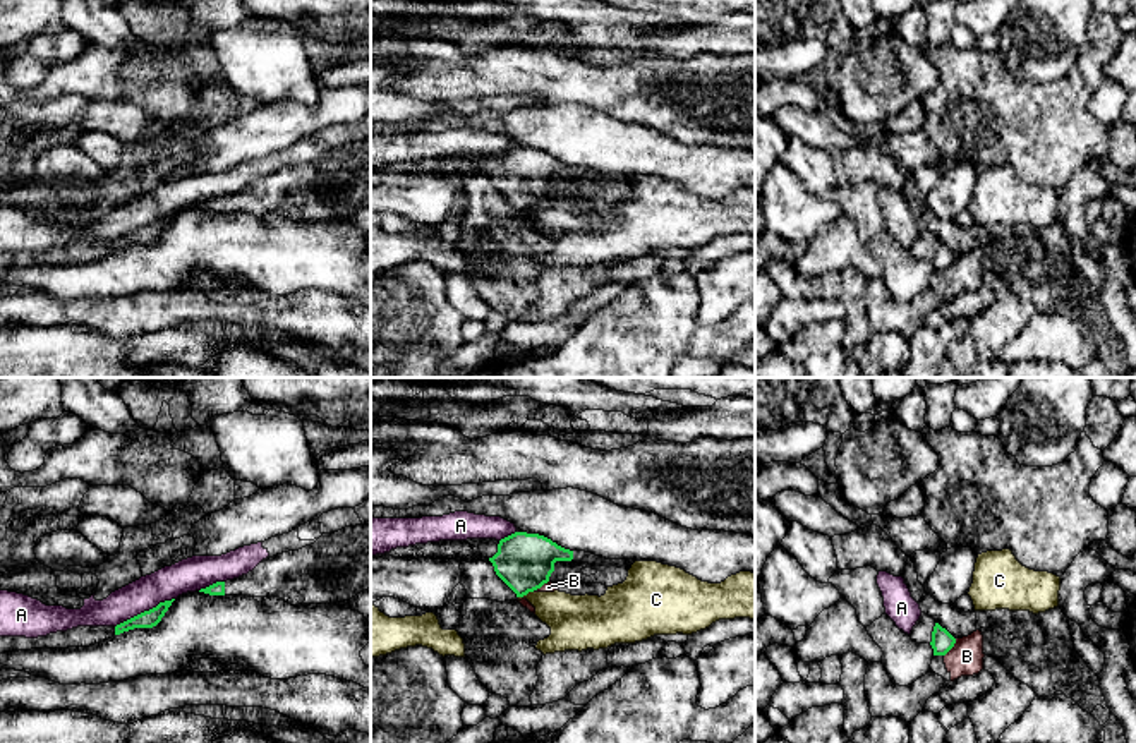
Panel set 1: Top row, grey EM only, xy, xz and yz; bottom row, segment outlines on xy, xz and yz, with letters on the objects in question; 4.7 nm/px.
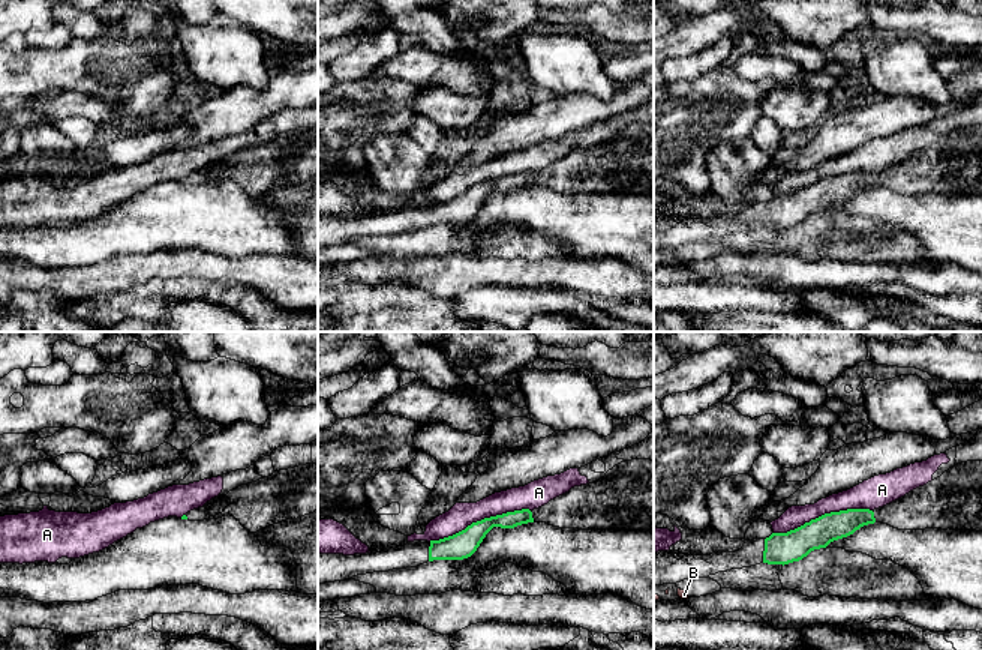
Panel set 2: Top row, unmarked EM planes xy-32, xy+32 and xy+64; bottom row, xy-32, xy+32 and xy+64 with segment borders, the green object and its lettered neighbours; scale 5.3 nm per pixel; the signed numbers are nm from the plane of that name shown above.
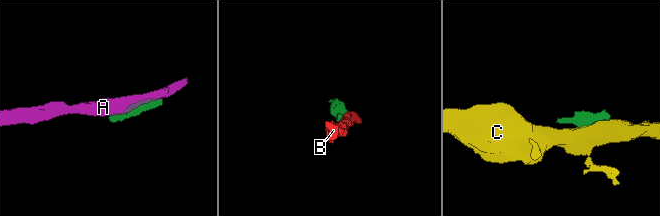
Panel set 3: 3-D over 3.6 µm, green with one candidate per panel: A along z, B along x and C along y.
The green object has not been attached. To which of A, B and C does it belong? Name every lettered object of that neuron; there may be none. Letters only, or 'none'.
none

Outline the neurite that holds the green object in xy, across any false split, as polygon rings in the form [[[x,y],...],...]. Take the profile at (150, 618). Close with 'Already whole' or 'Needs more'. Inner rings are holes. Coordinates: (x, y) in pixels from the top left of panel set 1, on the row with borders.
[[[175,599],[160,602],[156,607],[144,611],[117,626],[77,626],[38,638],[0,637],[0,654],[31,649],[89,647],[134,628],[153,628],[161,621],[173,601]]]. Needs more

